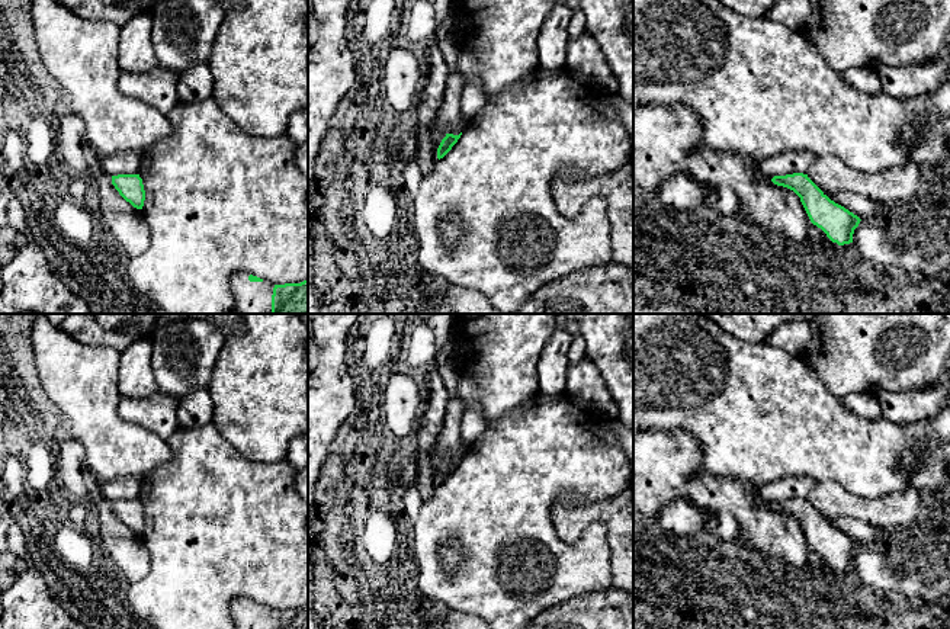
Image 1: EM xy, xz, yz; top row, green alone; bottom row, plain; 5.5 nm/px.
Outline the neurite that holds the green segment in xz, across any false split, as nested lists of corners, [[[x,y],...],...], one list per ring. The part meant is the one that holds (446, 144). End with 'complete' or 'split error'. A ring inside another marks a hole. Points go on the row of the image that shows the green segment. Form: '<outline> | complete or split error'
[[[462,132],[459,135],[446,134],[446,137],[442,139],[442,142],[437,148],[437,158],[439,160],[443,158],[452,150],[452,147],[458,142],[460,135],[462,135]]] | complete

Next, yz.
[[[808,174],[774,176],[771,182],[793,190],[800,198],[811,222],[821,228],[832,243],[838,245],[853,243],[854,230],[861,219],[831,200]]] | complete

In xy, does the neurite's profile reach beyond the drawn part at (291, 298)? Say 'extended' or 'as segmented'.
extended

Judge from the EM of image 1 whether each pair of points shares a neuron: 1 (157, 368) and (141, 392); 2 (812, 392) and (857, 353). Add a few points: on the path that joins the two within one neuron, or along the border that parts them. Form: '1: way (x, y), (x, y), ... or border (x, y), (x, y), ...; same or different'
1: way (153, 374), (147, 387); same
2: border (801, 358), (822, 384), (840, 397); different

